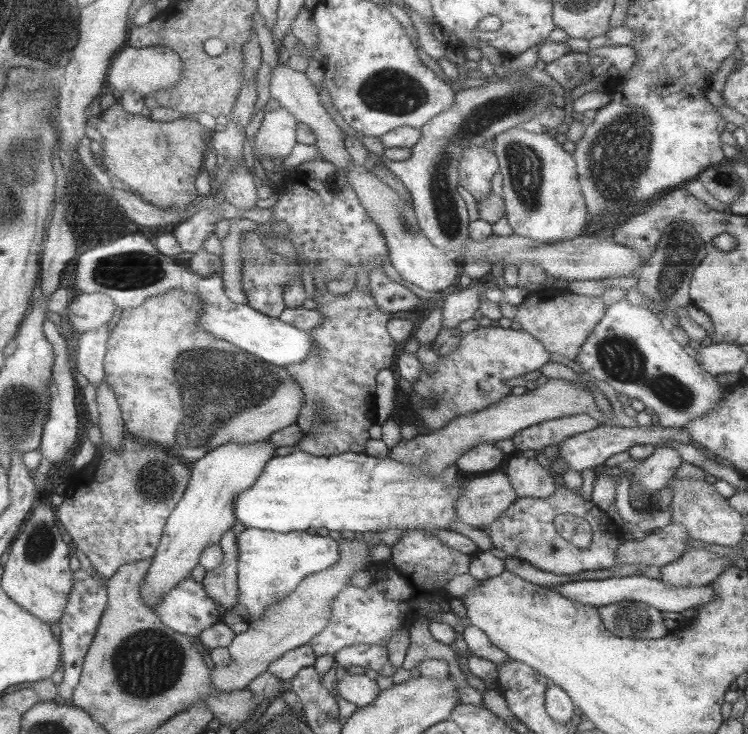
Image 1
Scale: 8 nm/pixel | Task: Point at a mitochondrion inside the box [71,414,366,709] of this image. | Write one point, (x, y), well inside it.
(149, 662)

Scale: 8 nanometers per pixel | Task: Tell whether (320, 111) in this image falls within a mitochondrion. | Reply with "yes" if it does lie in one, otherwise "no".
no

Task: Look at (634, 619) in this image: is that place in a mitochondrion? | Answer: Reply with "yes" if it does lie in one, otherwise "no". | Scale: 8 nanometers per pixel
yes

